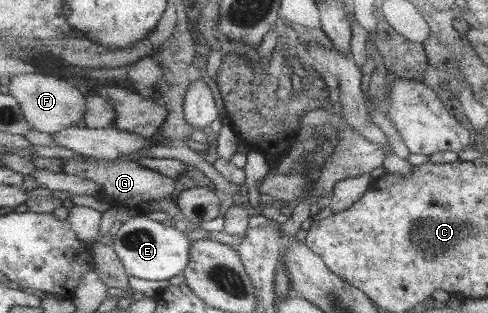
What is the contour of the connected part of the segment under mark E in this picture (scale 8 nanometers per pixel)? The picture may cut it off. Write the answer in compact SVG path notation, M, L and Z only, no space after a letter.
M144 214L124 222L109 240L129 275L148 281L168 280L182 275L189 265L193 249L192 239L186 233L178 231L173 225L149 219Z

